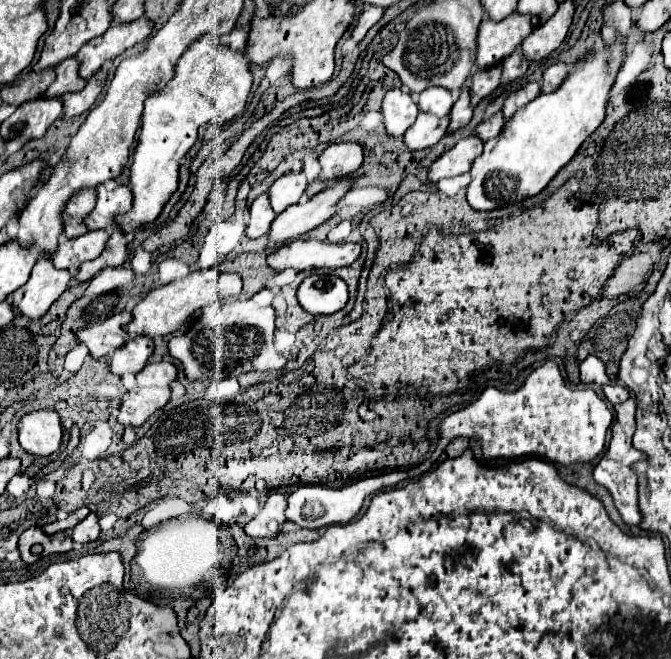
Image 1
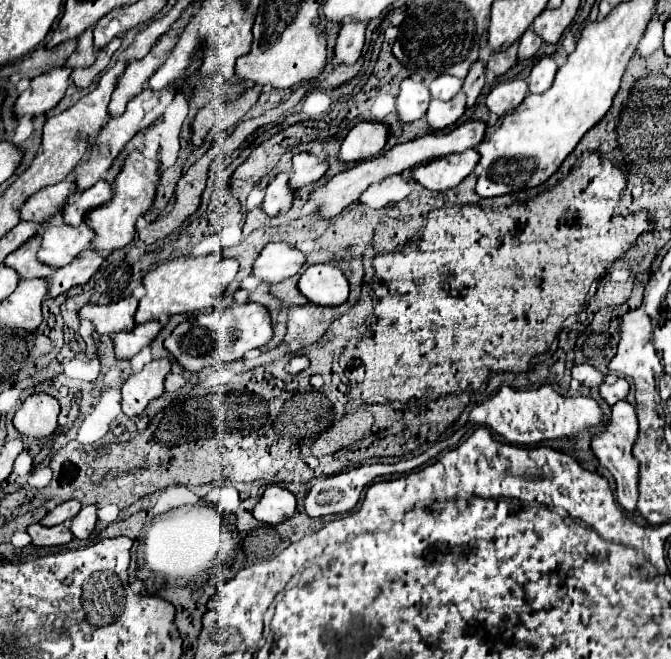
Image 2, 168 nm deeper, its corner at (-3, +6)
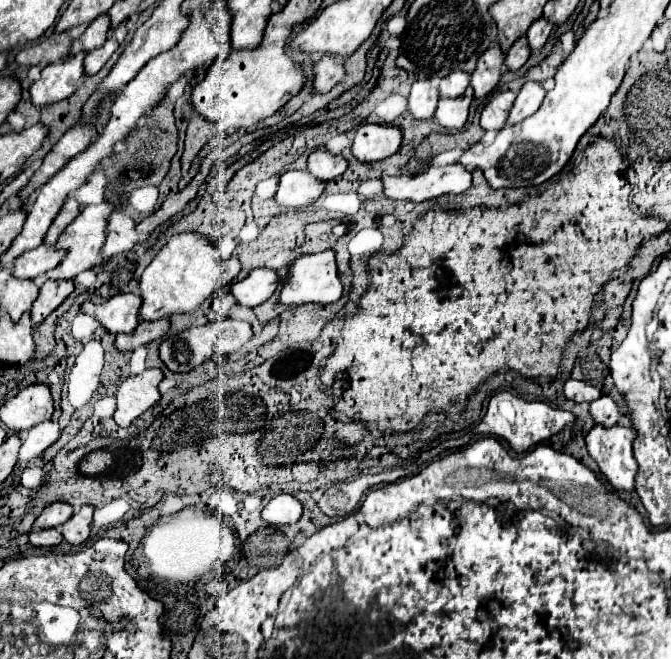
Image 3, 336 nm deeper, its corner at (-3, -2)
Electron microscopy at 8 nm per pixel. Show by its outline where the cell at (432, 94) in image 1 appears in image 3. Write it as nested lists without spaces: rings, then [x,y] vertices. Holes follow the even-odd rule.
[[[453,72],[451,76],[445,76],[439,84],[441,98],[459,98],[465,94],[469,86],[469,74],[467,72]]]

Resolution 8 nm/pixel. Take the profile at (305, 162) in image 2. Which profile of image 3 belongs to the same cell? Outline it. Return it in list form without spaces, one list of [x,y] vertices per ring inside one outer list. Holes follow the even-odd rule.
[[[315,150],[307,158],[307,172],[323,182],[335,180],[345,172],[345,168],[347,168],[347,162],[343,156],[331,156],[325,150]]]

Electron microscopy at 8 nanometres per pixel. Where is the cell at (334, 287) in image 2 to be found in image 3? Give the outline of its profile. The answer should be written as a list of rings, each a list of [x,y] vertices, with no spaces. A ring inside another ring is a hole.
[[[335,252],[299,256],[289,268],[289,280],[281,288],[283,304],[333,304],[341,298],[343,284],[337,276]]]

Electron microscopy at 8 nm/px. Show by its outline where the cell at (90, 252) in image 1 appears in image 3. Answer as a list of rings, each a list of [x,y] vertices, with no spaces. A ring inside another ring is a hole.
[[[41,244],[25,254],[21,254],[15,264],[13,264],[13,274],[17,278],[31,278],[35,280],[37,276],[43,276],[45,272],[57,268],[57,264],[61,264],[61,260],[65,258],[65,250],[63,248],[55,248],[55,246],[47,246]]]

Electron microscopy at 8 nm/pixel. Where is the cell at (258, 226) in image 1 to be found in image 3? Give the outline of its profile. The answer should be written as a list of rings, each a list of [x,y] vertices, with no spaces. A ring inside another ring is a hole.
[[[291,170],[281,176],[275,202],[283,208],[305,208],[313,204],[323,192],[323,182],[313,180],[305,170]]]

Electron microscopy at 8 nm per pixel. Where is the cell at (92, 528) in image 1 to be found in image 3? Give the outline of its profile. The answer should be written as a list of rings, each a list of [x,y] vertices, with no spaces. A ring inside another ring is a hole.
[[[83,506],[79,512],[75,512],[65,526],[61,526],[61,534],[69,544],[81,544],[89,538],[91,522],[93,522],[93,506]]]

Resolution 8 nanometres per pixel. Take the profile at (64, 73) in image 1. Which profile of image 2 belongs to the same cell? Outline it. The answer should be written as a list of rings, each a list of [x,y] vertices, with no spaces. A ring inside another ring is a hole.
[[[89,28],[89,32],[83,32],[79,36],[77,50],[67,58],[67,68],[85,68],[85,66],[91,66],[95,54],[97,54],[97,48],[93,44],[93,28]]]

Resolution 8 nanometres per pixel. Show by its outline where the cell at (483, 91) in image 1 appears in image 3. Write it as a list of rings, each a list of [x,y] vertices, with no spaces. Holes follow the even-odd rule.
[[[523,36],[523,38],[519,38],[519,40],[509,48],[509,52],[505,54],[505,62],[503,62],[505,70],[509,70],[509,72],[519,70],[519,68],[527,62],[529,54],[531,54],[531,52],[529,52],[529,46],[525,44],[525,36]]]

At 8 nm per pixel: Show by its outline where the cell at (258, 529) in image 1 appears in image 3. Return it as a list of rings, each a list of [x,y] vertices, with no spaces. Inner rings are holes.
[[[277,494],[263,508],[261,518],[269,524],[295,524],[301,518],[301,502],[291,494]]]

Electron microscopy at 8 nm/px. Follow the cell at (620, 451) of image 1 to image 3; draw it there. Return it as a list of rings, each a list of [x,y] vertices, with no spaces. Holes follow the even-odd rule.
[[[593,426],[585,436],[591,458],[599,464],[603,478],[615,488],[633,494],[637,478],[637,462],[633,458],[631,444],[637,436],[633,426]]]

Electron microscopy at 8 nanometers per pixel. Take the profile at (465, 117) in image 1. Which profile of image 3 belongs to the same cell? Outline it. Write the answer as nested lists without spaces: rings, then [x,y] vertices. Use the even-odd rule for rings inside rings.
[[[491,46],[483,52],[483,56],[477,62],[475,72],[471,74],[471,88],[475,92],[475,98],[487,96],[499,82],[501,66],[503,66],[503,52],[499,46]]]

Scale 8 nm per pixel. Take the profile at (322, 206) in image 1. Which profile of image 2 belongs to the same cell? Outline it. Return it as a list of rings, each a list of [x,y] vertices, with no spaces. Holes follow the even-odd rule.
[[[475,120],[475,122],[463,122],[457,128],[453,128],[451,132],[447,132],[447,134],[433,132],[433,134],[425,134],[425,136],[419,136],[415,140],[409,140],[405,144],[397,144],[391,150],[387,150],[387,152],[383,152],[383,154],[379,154],[379,156],[375,156],[371,160],[365,160],[365,162],[355,164],[351,170],[345,170],[345,172],[337,174],[323,188],[311,192],[311,200],[317,200],[319,202],[319,214],[321,214],[321,218],[333,218],[343,208],[347,208],[349,204],[357,202],[359,196],[371,184],[381,182],[387,176],[403,174],[405,170],[411,170],[411,168],[415,168],[419,164],[427,164],[433,158],[441,158],[441,156],[447,156],[447,154],[453,154],[453,152],[465,152],[469,148],[477,148],[479,142],[483,140],[485,128],[487,128],[485,122],[479,122],[479,120]]]

